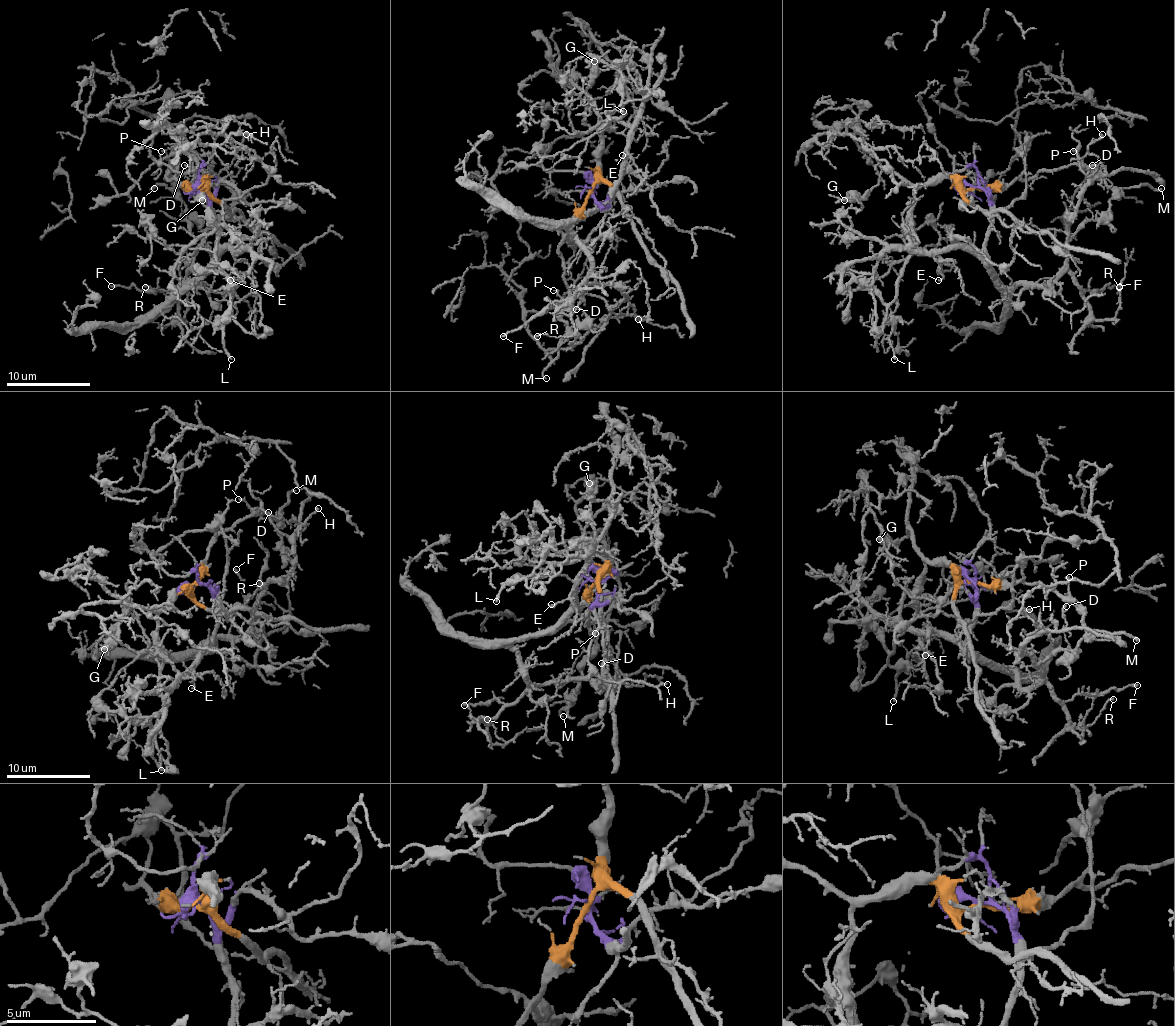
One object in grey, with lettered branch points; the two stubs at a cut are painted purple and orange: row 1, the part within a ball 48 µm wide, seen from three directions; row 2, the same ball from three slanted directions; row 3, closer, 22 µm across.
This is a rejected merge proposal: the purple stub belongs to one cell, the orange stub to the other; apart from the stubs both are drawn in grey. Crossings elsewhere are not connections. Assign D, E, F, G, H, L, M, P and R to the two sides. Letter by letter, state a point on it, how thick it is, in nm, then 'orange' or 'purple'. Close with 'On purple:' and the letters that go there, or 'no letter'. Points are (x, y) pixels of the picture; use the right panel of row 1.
D: (1092, 165) | 90 nm | purple
E: (938, 280) | 70 nm | purple
F: (1119, 286) | 200 nm | purple
G: (844, 200) | 650 nm | orange
H: (1102, 134) | 190 nm | purple
L: (894, 359) | 200 nm | orange
M: (1161, 188) | 220 nm | orange
P: (1073, 151) | 160 nm | orange
R: (1119, 287) | 140 nm | purple
On purple: D, E, F, H, R

